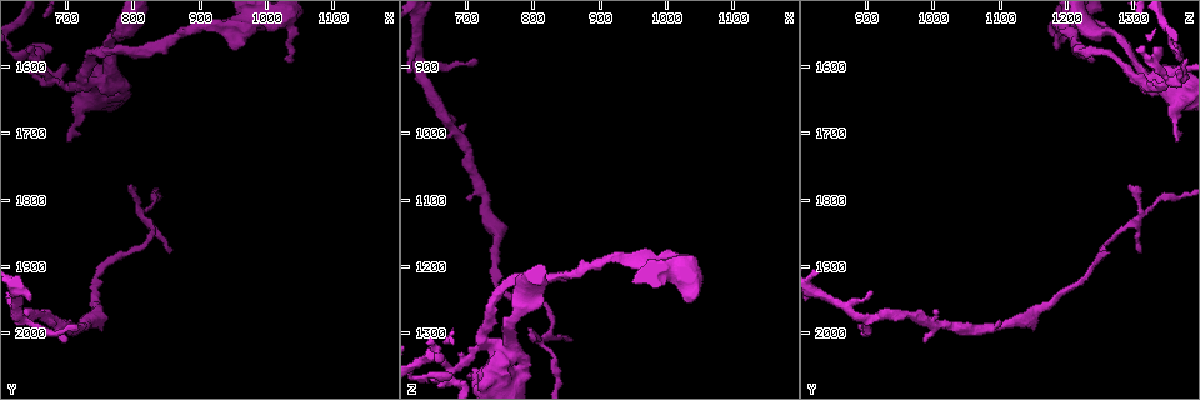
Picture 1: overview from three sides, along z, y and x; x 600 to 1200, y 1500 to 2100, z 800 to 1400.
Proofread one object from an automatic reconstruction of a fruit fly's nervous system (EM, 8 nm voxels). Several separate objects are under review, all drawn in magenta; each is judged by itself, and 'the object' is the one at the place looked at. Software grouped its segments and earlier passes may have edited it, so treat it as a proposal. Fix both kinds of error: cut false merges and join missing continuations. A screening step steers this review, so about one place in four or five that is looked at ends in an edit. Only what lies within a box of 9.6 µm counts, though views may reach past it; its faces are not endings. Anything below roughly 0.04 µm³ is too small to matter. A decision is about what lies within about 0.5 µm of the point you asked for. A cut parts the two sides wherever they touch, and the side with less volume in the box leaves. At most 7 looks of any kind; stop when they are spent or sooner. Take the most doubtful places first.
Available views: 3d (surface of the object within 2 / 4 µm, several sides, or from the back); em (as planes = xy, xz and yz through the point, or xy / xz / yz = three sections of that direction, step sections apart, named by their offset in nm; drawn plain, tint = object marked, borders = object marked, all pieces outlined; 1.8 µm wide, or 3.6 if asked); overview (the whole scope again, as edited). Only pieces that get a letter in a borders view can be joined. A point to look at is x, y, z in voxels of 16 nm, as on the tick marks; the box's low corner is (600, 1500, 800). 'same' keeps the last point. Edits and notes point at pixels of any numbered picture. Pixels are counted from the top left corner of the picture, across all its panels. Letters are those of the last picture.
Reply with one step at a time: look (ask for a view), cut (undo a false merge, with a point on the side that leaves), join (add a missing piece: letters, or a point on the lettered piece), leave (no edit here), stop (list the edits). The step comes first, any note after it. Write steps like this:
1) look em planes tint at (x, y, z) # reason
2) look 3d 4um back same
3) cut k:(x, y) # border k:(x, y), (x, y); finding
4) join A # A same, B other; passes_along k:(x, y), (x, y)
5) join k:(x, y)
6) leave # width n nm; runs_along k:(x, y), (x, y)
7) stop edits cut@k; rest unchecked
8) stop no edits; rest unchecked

look em 3.6um xz step 8 tint at (750, 1625, 1330) # calibre changes

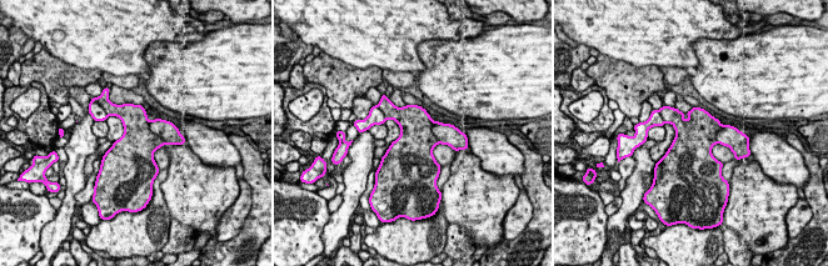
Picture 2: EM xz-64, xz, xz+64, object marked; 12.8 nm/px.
look em 3.6um xz step 8 borders same

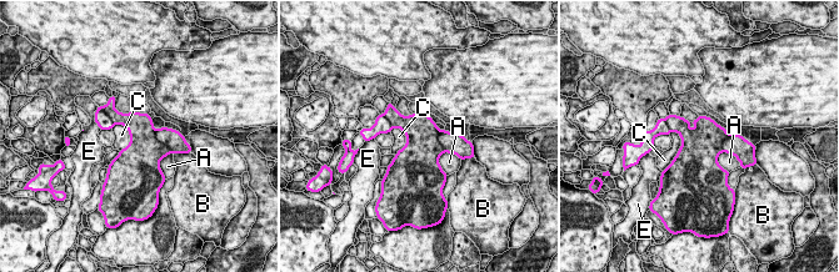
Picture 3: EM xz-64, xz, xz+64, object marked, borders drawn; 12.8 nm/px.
cut 3:(381, 125) # width 480 nm; longest_contact C 500 nm; A other, B other, C other, E other; two neurons meet here

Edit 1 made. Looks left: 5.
look overview # redraw

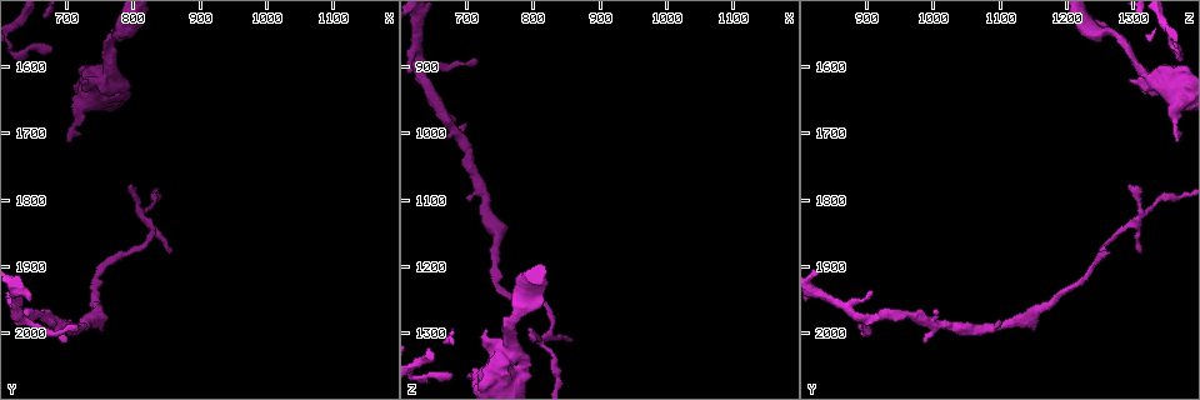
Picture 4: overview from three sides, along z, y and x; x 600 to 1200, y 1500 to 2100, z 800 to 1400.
look 3d 4um at (790, 1780, 1290)

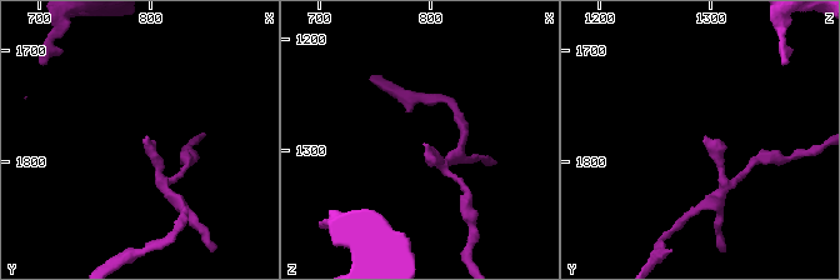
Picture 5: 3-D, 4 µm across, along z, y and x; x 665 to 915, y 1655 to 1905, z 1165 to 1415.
look em xz step 8 tint at (796, 1780, 1292)

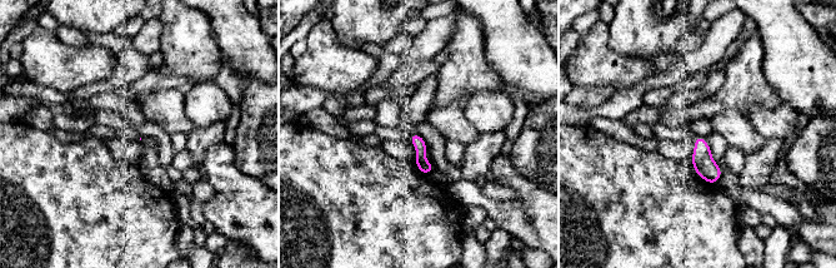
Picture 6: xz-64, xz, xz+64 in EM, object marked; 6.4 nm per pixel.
look em planes borders same # cut it another way

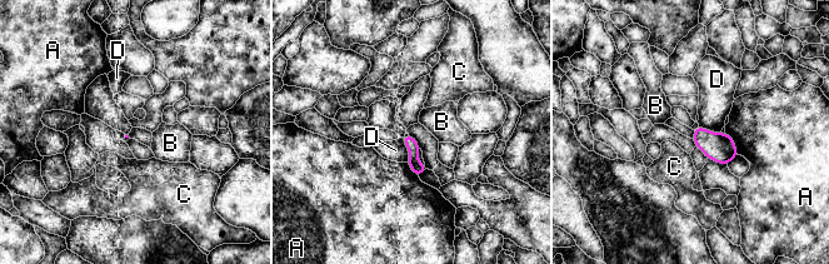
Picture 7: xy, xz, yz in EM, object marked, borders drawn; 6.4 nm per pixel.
leave # A other, B other, C other, D other; no lettered piece goes on from it

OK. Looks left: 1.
stop edits cut@3; rest unchecked

